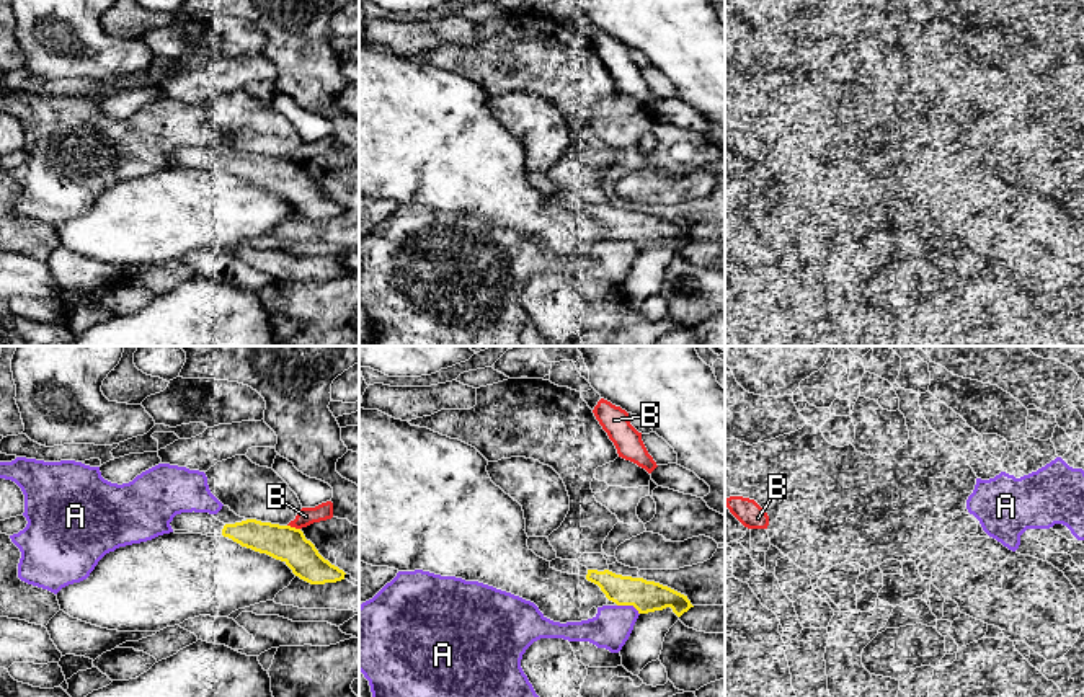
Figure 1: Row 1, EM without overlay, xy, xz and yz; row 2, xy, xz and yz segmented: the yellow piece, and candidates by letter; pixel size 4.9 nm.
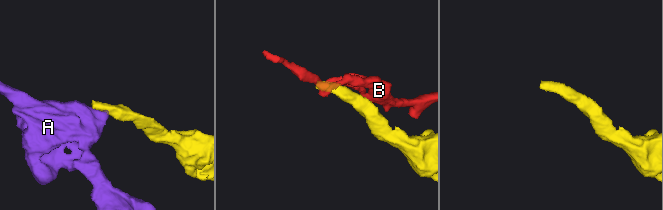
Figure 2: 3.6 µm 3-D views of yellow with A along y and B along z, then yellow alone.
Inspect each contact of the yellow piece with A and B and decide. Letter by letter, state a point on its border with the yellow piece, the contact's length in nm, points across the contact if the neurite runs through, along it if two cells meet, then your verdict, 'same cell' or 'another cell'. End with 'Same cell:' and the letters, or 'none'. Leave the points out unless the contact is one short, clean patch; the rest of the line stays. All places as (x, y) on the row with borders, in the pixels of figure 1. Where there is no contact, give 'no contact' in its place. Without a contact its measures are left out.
A: contact xz (629, 604); length 120 nm; border xz (617, 604), (630, 604), (639, 614); another cell
B: contact xy (294, 528); length 70 nm; border xy (288, 524), (299, 529); another cell
Same cell: none

